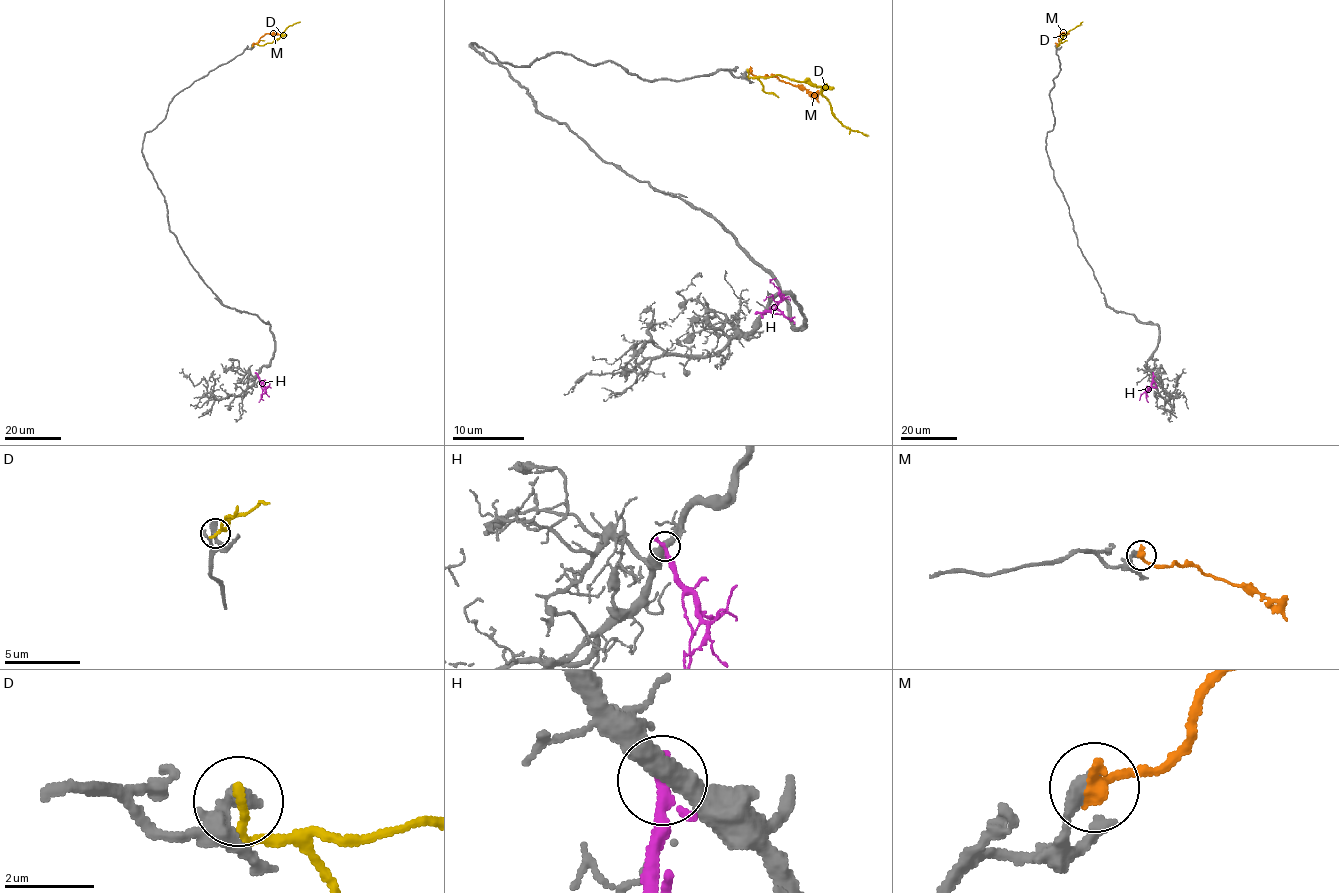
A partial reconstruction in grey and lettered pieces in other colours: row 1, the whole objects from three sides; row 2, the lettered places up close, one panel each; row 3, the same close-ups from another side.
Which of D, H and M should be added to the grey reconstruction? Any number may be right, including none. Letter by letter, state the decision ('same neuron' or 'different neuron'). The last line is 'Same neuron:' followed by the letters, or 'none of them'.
D: different neuron
H: different neuron
M: different neuron
Same neuron: none of them

